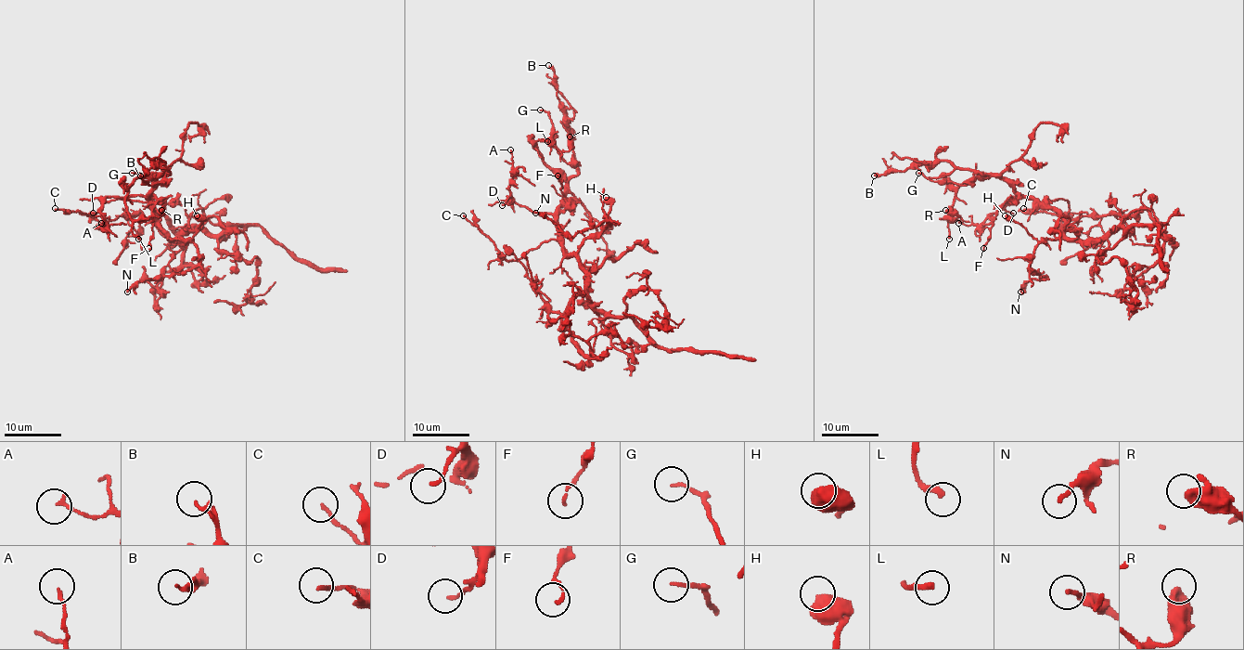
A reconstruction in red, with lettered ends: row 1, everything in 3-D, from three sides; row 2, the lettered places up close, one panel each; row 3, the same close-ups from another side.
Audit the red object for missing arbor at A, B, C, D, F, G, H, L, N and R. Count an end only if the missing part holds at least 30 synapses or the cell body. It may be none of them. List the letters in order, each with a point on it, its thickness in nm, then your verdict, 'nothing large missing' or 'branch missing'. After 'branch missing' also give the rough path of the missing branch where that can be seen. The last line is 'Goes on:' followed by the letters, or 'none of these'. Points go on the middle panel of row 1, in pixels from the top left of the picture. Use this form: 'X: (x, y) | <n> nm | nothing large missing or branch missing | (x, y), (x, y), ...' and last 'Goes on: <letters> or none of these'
A: (510, 149) | 150 nm | nothing large missing
B: (548, 65) | 160 nm | nothing large missing
C: (463, 215) | 170 nm | nothing large missing
D: (502, 205) | 130 nm | nothing large missing
F: (557, 175) | 120 nm | nothing large missing
G: (540, 110) | 110 nm | nothing large missing
H: (606, 197) | 700 nm | nothing large missing
L: (547, 141) | 280 nm | nothing large missing
N: (535, 213) | 180 nm | nothing large missing
R: (570, 136) | 550 nm | nothing large missing
Goes on: none of these

